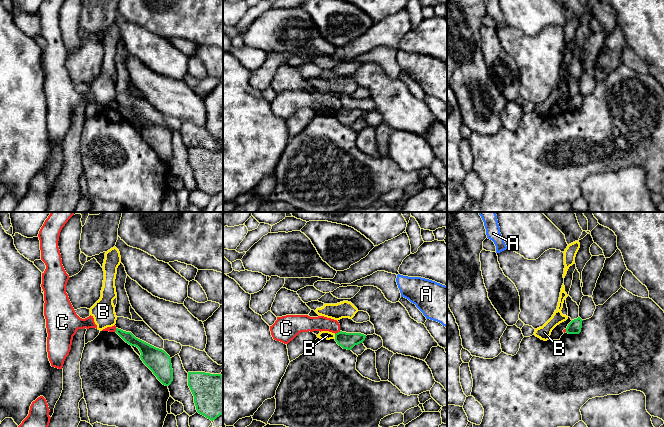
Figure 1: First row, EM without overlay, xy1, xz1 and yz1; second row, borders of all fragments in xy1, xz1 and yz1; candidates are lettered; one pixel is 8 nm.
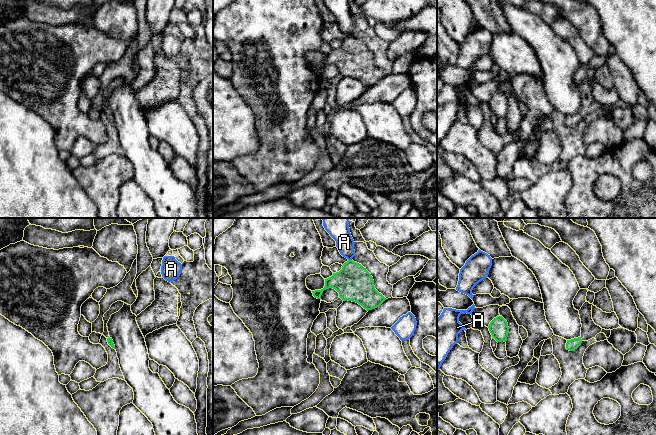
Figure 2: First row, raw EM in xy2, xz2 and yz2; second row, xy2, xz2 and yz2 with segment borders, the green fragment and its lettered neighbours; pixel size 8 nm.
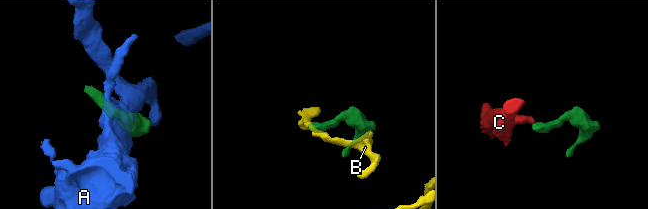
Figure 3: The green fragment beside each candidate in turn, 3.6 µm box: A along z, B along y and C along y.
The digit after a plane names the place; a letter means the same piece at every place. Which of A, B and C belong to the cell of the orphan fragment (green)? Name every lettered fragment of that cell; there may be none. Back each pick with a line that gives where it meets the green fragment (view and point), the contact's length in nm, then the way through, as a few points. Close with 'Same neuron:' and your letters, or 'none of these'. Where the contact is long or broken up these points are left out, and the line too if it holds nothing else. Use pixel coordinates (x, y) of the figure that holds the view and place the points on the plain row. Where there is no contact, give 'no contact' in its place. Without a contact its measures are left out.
Same neuron: none of these

